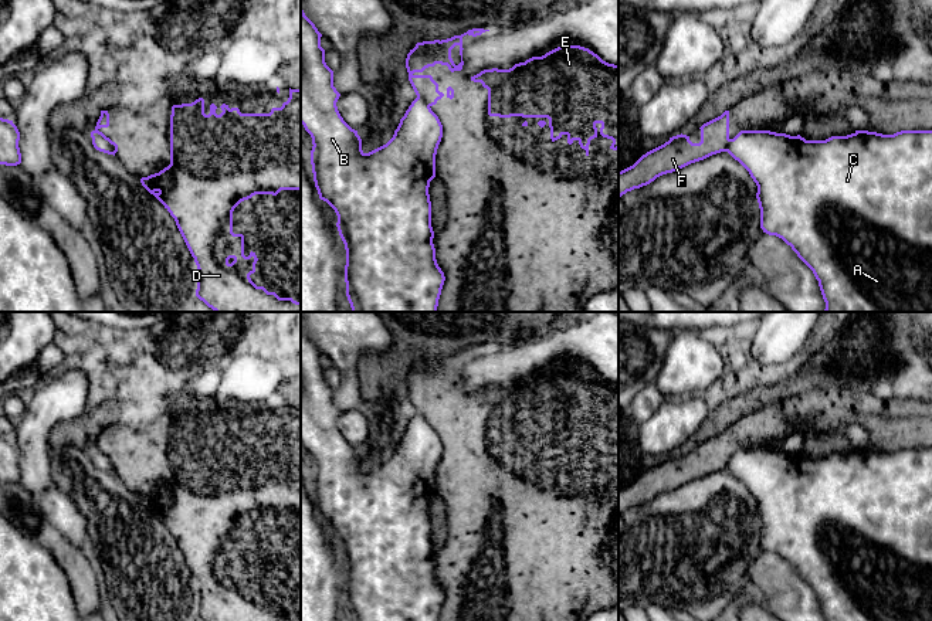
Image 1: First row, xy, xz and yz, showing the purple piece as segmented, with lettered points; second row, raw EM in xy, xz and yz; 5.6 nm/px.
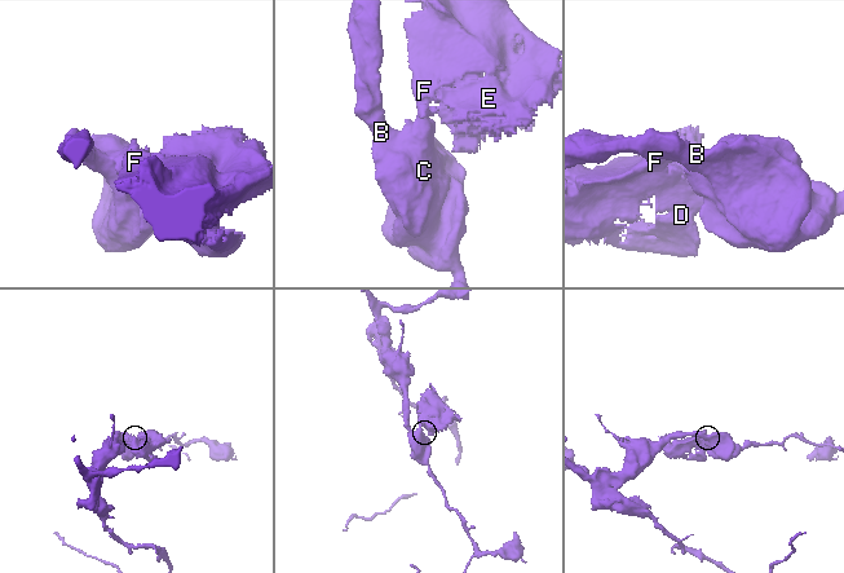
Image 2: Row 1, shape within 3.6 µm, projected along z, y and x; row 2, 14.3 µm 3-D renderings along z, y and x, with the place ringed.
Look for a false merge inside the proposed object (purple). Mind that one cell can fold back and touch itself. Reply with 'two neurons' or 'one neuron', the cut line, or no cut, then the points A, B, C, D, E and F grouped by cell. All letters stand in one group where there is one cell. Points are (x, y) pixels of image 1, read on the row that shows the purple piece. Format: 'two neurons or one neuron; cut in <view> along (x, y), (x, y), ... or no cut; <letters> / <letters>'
two neurons; cut in xz along (417, 97), (429, 107); A B C / D E F

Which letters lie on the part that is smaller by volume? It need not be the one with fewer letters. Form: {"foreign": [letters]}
{"foreign": ["D", "E", "F"]}

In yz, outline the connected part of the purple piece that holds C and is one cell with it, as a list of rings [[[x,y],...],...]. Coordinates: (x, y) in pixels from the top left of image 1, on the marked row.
[[[740,130],[729,140],[726,152],[749,172],[758,186],[763,233],[782,238],[813,271],[826,302],[823,312],[932,312],[932,130],[901,130],[894,135],[855,130],[826,140],[806,140],[800,135],[770,130]]]

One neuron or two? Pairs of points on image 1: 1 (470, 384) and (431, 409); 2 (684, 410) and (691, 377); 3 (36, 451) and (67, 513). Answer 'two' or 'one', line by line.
1: two
2: two
3: two

